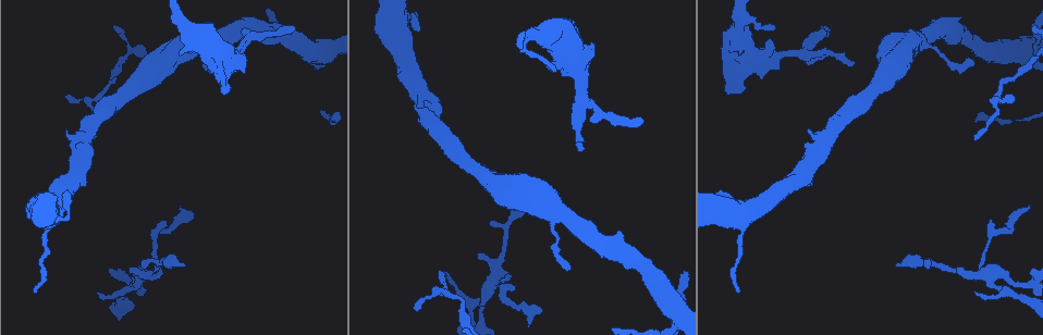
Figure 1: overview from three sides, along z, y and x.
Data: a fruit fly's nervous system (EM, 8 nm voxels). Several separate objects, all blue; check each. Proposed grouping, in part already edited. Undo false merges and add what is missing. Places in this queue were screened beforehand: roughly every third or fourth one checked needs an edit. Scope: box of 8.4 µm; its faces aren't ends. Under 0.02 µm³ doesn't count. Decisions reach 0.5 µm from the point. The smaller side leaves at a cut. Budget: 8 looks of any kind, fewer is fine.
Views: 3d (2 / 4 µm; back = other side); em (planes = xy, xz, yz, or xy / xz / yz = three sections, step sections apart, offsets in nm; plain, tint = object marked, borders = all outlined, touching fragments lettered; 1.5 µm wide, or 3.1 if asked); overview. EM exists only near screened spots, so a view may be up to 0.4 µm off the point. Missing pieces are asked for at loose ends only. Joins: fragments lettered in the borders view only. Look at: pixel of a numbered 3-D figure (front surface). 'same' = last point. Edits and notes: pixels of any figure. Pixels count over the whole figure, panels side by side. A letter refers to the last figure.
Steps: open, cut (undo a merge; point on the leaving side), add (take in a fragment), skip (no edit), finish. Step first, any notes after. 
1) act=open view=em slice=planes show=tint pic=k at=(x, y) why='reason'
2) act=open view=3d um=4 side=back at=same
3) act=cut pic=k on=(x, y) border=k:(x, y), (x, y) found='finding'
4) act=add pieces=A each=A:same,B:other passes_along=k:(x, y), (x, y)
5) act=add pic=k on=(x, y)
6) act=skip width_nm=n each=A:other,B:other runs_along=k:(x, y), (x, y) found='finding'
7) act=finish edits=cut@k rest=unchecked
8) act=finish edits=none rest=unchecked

act=open view=3d um=4 pic=1 at=(36, 293) why='free end'

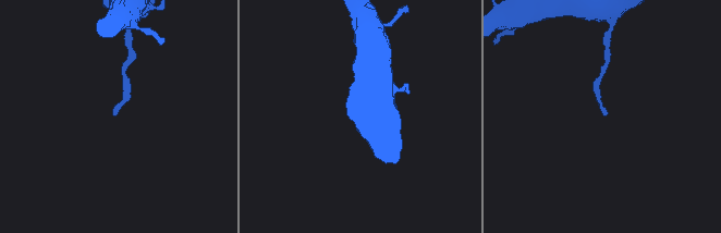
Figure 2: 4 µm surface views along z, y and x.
act=open view=em slice=planes show=borders pic=2 at=(112, 114)

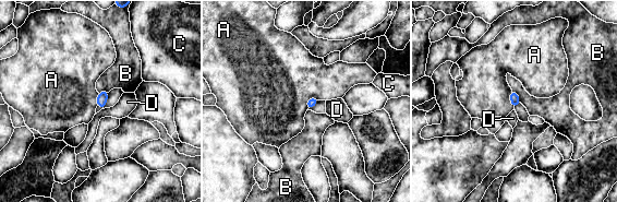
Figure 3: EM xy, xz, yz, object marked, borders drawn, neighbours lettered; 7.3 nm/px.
act=skip longest_contact=A:120nm each=A:other,B:other,C:other,D:other border=3:(315, 96), (307, 100), (306, 108) found='none of them fits'

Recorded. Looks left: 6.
act=open view=3d um=2 pic=1 at=(986, 274) why='calibre changes'

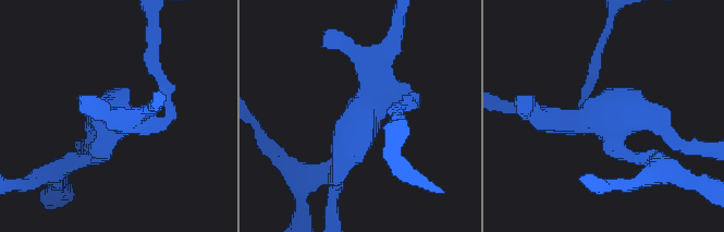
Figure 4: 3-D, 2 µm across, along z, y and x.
act=open view=em slice=xz step=4 show=tint pic=4 at=(129, 119) why='need the tissue'

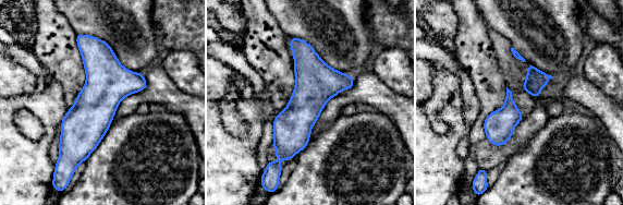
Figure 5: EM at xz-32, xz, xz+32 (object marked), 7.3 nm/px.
act=open view=em slice=planes show=borders at=same why='another direction'

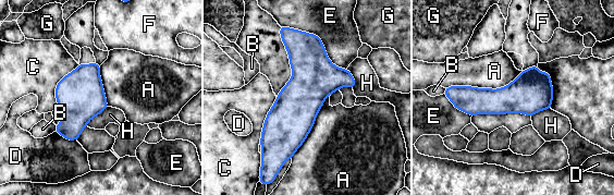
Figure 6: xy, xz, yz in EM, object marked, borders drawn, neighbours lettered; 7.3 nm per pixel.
act=skip longest_contact=E:600nm each=A:other,B:other,C:other,D:other,E:other,F:other,G:other,H:other border=6:(523, 71), (498, 88), (445, 88) found='one cell here'

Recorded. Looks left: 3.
act=open view=em slice=planes show=tint pic=1 at=(853, 62) why='free end'

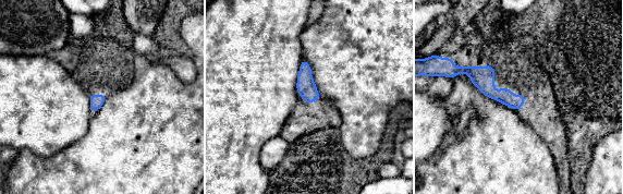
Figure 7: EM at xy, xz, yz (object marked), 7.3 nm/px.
act=open view=em slice=planes show=borders at=same

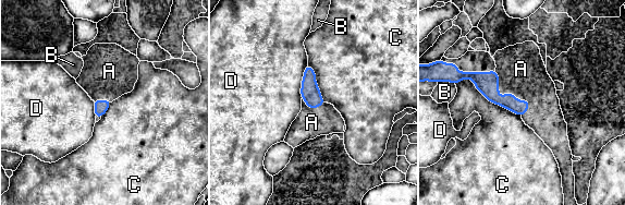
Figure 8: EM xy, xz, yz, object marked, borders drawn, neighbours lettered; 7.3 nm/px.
act=add pieces=A each=A:same,B:other,C:other,D:other passes_along=8:(486, 82), (507, 93), (521, 69) found='it goes on there'

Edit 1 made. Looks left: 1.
act=finish edits=add@8 rest=unchecked

